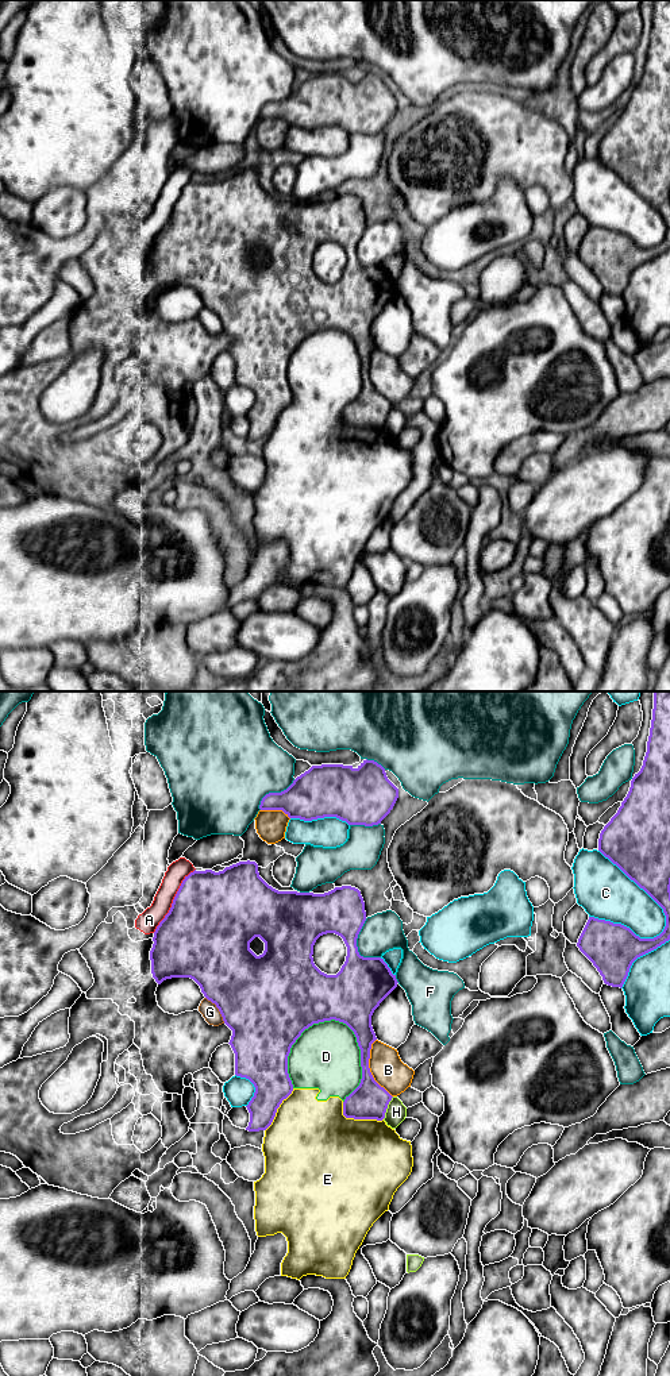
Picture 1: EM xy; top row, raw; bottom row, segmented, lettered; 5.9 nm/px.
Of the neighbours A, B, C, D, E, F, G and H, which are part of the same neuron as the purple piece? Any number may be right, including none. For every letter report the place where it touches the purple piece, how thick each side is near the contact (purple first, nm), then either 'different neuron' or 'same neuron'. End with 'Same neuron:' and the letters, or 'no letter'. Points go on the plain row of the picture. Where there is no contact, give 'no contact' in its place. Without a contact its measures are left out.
A: contact xy (173, 209); calibres 500 and 120 nm; different neuron
B: contact xy (369, 377); calibres 220 and 200 nm; different neuron
C: contact xy (645, 199); calibres 360 and 320 nm; different neuron
D: contact xy (359, 357); calibres 220 and 400 nm; different neuron
E: contact xy (357, 427); calibres 220 and 500 nm; different neuron
F: contact xy (357, 255); calibres 320 and 220 nm; different neuron
G: contact xy (218, 316); calibres 500 and 100 nm; different neuron
H: contact xy (387, 416); calibres 220 and 120 nm; different neuron
Same neuron: no letter

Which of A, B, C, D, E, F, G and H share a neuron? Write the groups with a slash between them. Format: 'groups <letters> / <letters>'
groups A / B / C / D E / F / G / H

